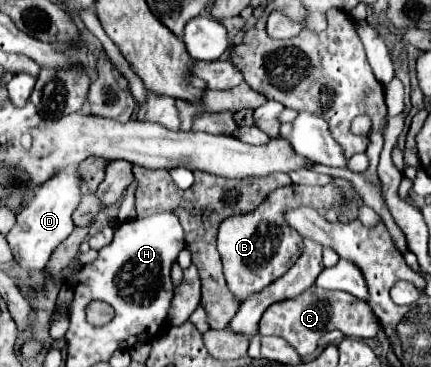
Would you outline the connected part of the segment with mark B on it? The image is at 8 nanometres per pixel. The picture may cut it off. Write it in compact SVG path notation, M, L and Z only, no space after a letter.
M290 184L274 190L256 210L242 216L232 216L222 222L218 232L218 252L224 264L226 284L240 304L248 300L248 296L252 296L254 292L266 288L266 284L272 284L276 278L286 274L300 256L302 236L284 222L284 212L288 208L296 208L302 204L322 212L334 204L344 204L344 200L334 184L326 184L326 186Z

